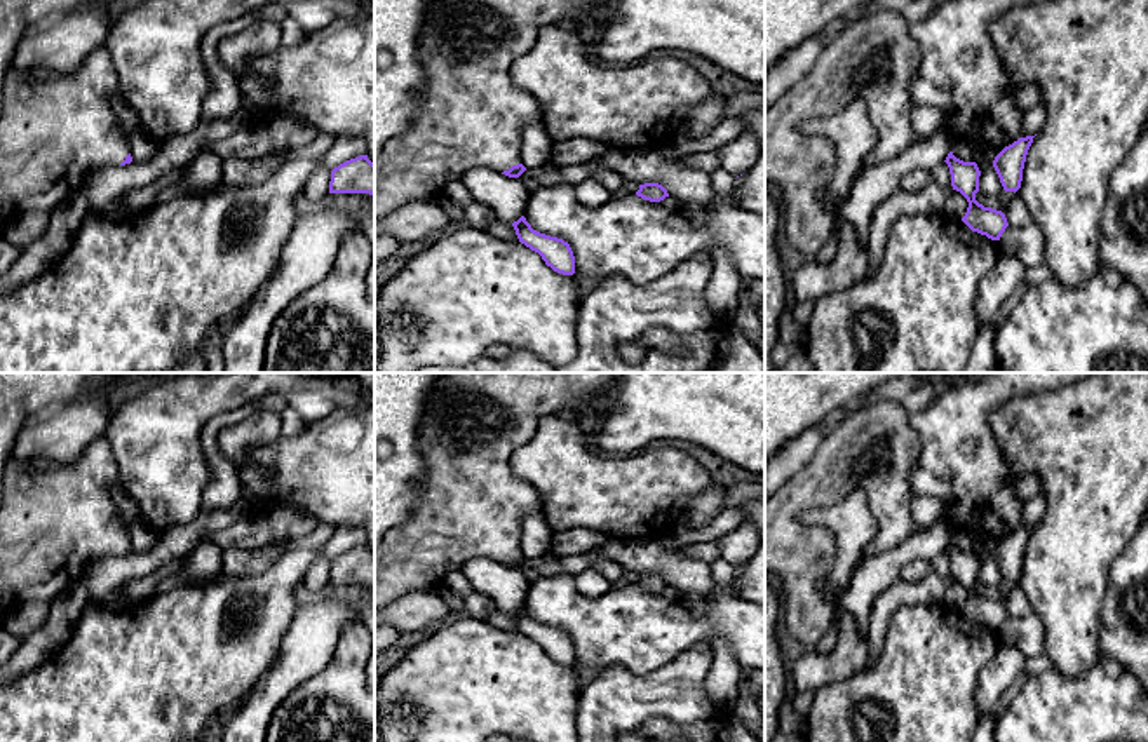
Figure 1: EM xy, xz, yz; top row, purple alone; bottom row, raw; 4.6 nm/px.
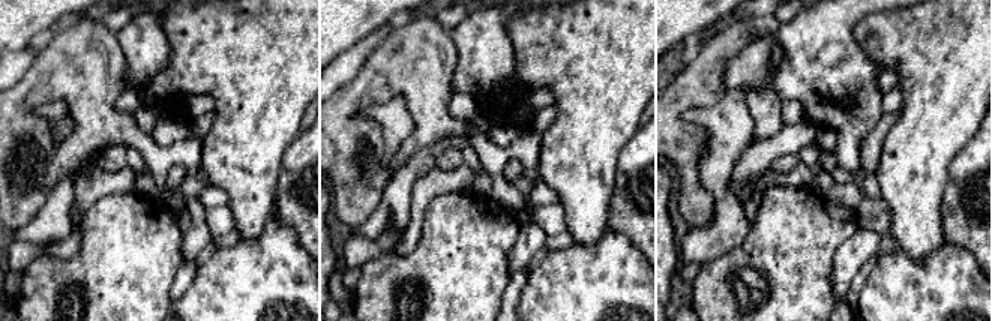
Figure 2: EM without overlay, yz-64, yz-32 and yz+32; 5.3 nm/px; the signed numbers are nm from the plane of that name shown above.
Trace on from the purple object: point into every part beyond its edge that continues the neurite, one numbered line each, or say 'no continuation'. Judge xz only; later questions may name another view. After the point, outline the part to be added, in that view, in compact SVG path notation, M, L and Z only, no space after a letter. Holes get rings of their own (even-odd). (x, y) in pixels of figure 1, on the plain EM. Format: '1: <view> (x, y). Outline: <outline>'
1: xz (472, 505). Outline: M441 373L418 432L427 465L423 496L413 516L388 530L375 550L375 611L408 592L442 587L448 573L460 570L474 557L503 563L521 554L523 519L530 512L544 512L544 502L530 482L514 474L512 453L533 437L538 420L545 415L557 415L563 409L596 415L615 376L617 373Z

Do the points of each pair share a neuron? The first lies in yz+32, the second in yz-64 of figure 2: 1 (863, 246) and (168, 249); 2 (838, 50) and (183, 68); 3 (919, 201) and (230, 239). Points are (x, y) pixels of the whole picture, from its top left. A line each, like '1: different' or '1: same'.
1: same
2: different
3: different

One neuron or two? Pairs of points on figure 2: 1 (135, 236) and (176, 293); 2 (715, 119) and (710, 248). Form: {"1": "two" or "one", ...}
{"1": "two", "2": "one"}

